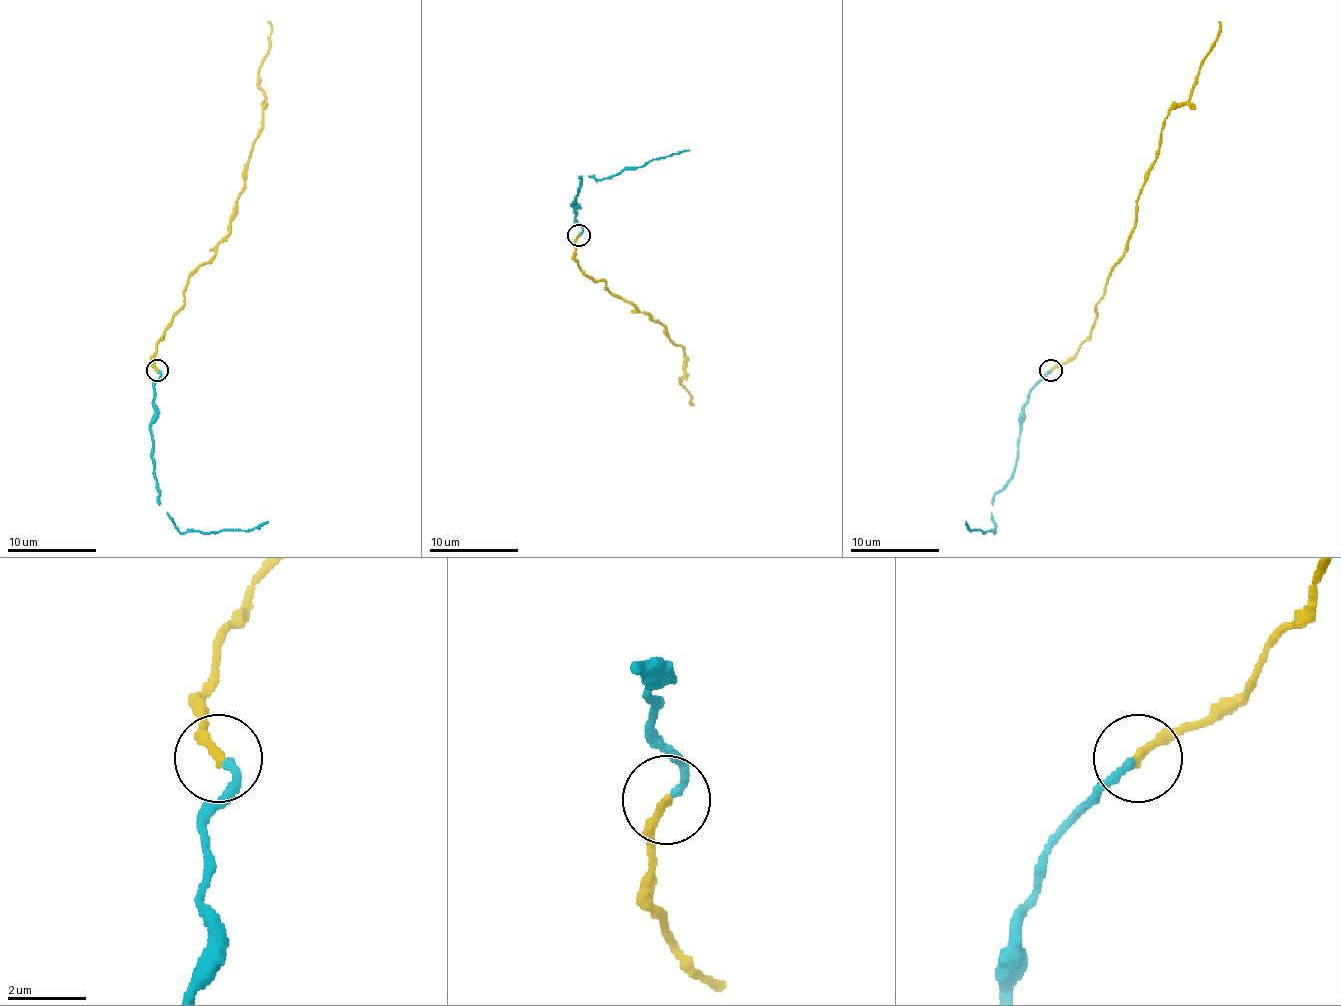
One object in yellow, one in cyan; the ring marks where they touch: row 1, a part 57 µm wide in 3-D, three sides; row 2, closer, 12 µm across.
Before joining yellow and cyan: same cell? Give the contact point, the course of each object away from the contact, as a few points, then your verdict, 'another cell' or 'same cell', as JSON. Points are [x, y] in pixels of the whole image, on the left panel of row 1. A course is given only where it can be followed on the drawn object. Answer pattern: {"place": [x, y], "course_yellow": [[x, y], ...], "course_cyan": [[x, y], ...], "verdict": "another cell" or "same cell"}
{"place": [157, 370], "course_yellow": [[156, 371], [156, 344], [188, 279], [228, 232], [261, 120], [268, 22]], "course_cyan": [[159, 371], [154, 404], [154, 471], [159, 496], [172, 523], [181, 532], [203, 532], [250, 530], [268, 521]], "verdict": "same cell"}

